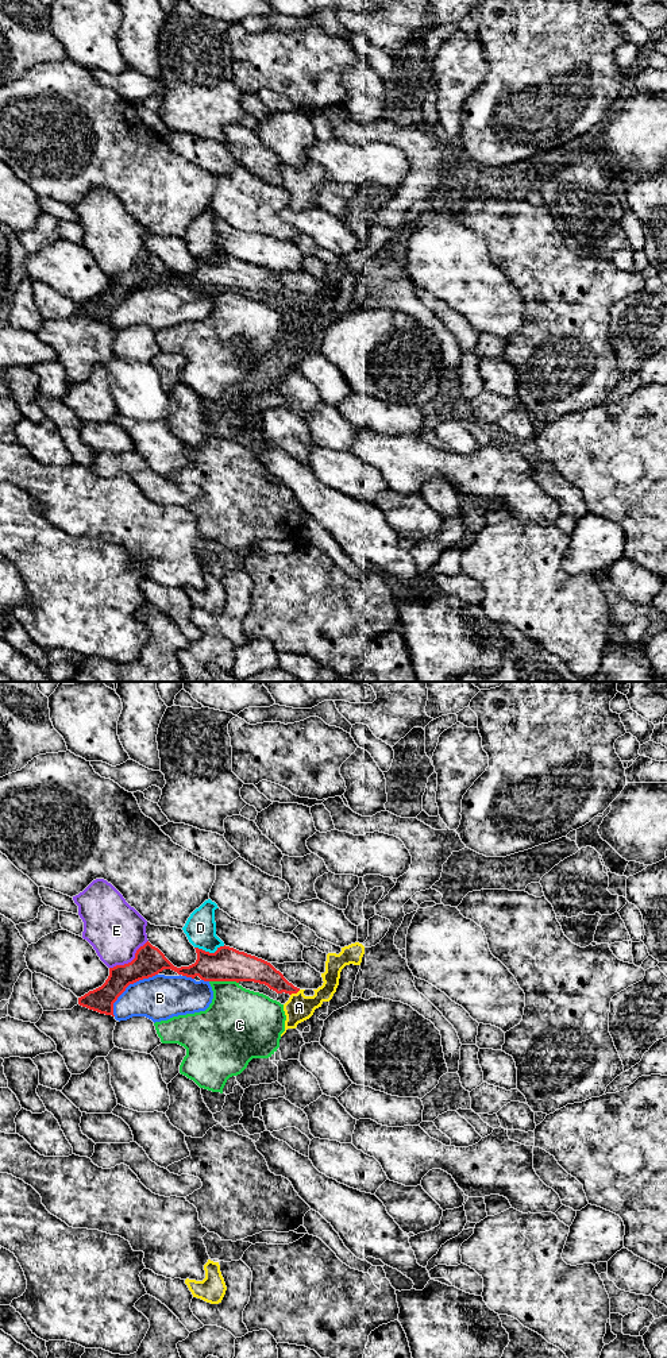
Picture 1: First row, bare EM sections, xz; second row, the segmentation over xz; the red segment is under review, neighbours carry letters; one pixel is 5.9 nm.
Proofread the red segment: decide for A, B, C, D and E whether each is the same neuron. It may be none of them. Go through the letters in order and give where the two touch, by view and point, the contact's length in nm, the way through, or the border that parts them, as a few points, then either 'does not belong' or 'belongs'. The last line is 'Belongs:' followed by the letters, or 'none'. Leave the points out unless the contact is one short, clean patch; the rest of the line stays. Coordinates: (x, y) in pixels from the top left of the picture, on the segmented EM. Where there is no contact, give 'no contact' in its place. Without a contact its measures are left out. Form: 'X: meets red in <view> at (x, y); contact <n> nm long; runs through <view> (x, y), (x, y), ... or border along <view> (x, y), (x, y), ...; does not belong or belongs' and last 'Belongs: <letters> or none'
A: meets red in xz at (295, 992); contact 70 nm long; border along xz (300, 990), (290, 995); does not belong
B: meets red in xz at (128, 984); contact 360 nm long; does not belong
C: meets red in xz at (224, 980); contact 180 nm long; does not belong
D: meets red in xz at (208, 952); contact 180 nm long; does not belong
E: meets red in xz at (131, 961); contact 280 nm long; does not belong
Belongs: none

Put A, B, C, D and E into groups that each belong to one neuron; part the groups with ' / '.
A / B / C / D / E

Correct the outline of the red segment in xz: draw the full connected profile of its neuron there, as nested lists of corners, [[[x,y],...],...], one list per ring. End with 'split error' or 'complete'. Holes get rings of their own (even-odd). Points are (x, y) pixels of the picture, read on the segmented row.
[[[149,941],[140,946],[136,953],[135,958],[124,965],[116,965],[109,968],[109,976],[105,983],[85,994],[84,996],[78,998],[78,1004],[86,1007],[89,1010],[97,1011],[105,1015],[113,1015],[113,1003],[117,998],[126,991],[130,984],[134,984],[139,980],[153,977],[162,972],[163,969],[171,969],[178,975],[194,979],[198,976],[204,981],[254,981],[259,984],[267,985],[270,989],[275,991],[277,994],[297,994],[300,988],[294,987],[289,983],[284,975],[277,971],[270,962],[258,958],[255,956],[247,954],[244,952],[239,952],[230,946],[220,946],[215,953],[205,952],[203,949],[194,948],[197,953],[197,960],[194,964],[189,967],[174,967],[165,954],[155,946],[153,946]]] | complete

